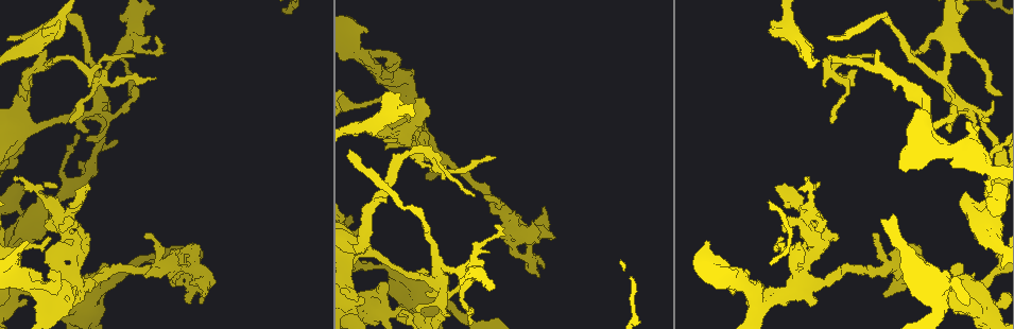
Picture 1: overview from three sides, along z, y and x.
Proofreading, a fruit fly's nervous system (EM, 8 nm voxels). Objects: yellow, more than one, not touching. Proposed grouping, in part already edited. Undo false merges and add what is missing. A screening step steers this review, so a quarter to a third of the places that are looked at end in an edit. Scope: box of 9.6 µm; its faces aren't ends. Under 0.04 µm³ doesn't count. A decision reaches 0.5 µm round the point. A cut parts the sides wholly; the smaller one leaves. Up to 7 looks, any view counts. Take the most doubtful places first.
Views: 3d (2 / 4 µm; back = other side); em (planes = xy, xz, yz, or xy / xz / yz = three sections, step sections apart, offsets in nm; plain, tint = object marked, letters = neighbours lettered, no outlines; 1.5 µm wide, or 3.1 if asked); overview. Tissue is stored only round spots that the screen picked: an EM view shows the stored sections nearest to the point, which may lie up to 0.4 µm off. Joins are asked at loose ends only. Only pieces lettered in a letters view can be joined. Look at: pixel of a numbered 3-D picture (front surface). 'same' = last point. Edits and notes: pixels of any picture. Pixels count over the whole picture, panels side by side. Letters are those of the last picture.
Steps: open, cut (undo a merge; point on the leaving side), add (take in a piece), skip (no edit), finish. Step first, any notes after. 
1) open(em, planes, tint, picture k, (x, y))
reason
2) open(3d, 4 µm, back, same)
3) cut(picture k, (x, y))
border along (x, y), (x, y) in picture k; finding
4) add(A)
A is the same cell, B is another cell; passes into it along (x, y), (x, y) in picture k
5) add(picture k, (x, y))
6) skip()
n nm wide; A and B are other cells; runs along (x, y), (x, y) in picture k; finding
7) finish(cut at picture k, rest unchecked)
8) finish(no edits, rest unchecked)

open(3d, 4 µm, picture 1, (802, 262))
free end

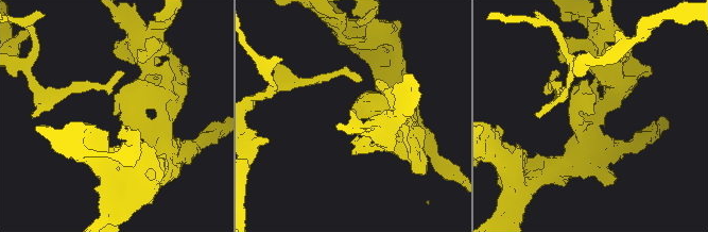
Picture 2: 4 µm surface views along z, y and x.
open(em, planes, letters, picture 2, (114, 111))
shape alone is not enough

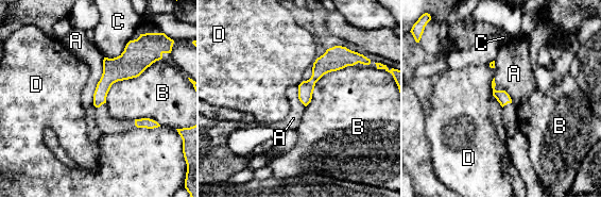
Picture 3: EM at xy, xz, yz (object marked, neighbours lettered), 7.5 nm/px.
skip()
B touches over 550 nm; A, B, C and D are other cells; runs along (342, 49), (308, 85), (305, 101) in picture 3; none of them fits

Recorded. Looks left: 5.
open(3d, 4 µm, picture 1, (410, 156))
tapers out

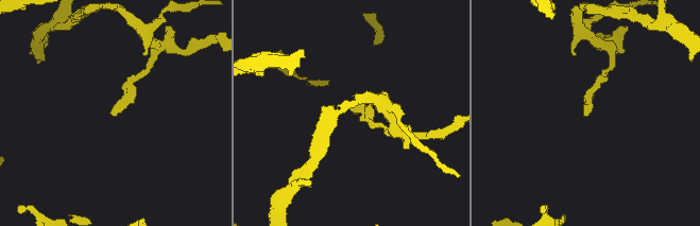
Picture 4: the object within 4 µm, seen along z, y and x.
open(em, planes, letters, picture 4, (585, 115))

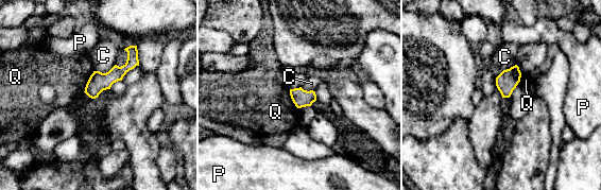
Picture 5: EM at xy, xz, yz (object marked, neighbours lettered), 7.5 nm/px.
skip()
140 nm wide; C, P and Q are other cells; none of them fits

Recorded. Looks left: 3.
open(3d, 2 µm, picture 1, (87, 233))
branch stops here

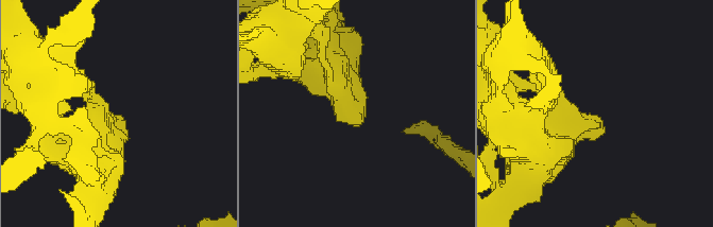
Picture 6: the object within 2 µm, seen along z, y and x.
open(em, planes, letters, picture 6, (360, 116))

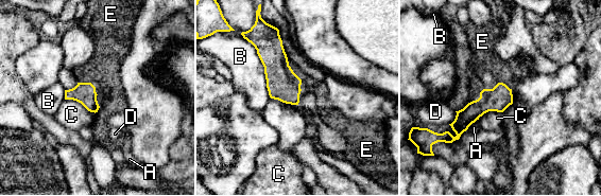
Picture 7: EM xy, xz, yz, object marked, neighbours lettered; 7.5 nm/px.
skip()
160 nm wide; A, B, C, D and E are other cells; runs along (509, 91), (480, 106), (456, 137) in picture 7; none of them fits

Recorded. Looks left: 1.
finish(no edits, rest unchecked)

